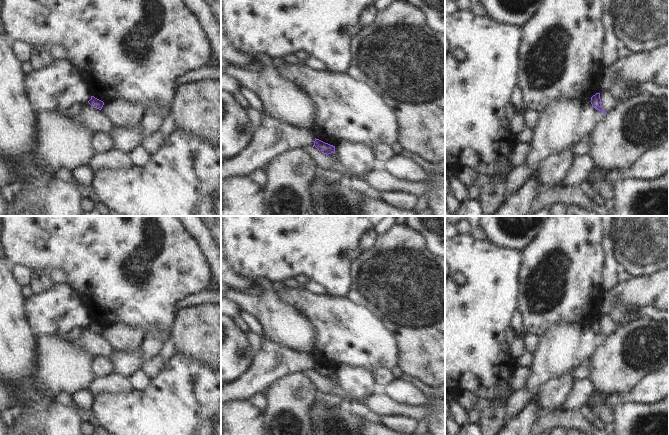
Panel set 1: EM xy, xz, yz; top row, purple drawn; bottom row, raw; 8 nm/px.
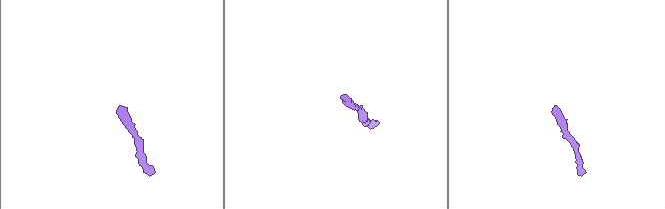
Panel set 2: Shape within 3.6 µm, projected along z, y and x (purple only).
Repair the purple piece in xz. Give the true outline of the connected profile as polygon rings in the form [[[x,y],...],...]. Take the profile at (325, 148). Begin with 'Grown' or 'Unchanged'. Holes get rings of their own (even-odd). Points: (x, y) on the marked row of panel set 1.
Unchanged. [[[316,138],[313,146],[315,146],[319,151],[327,155],[335,152],[335,146],[325,143]]]

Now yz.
Unchanged. [[[596,93],[595,95],[593,95],[591,97],[591,104],[592,106],[596,109],[596,110],[599,110],[601,111],[604,115],[607,113],[603,108],[602,108],[602,105],[601,105],[601,99],[600,99],[600,93]]]

